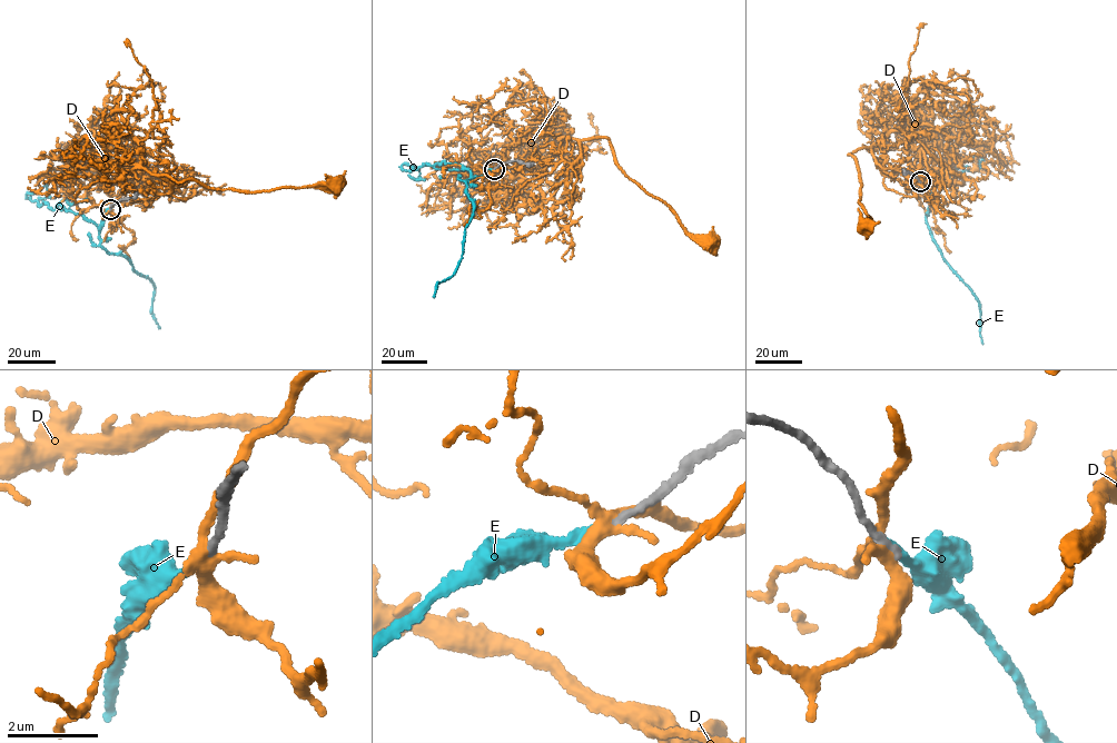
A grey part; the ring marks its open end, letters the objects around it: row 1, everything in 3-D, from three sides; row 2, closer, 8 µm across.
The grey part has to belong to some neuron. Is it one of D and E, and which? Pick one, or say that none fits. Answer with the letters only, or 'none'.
E

